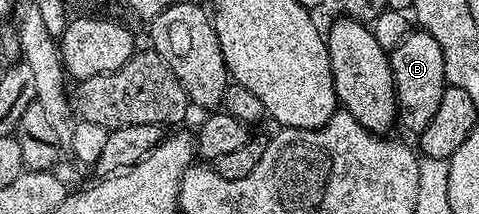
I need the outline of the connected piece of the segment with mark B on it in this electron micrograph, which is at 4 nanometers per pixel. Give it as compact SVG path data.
M415 28L389 51L389 57L395 85L398 125L403 125L411 136L418 136L429 125L429 120L433 120L437 108L441 105L443 90L448 85L445 76L445 56L441 56L441 48L437 40L429 36L429 32Z

